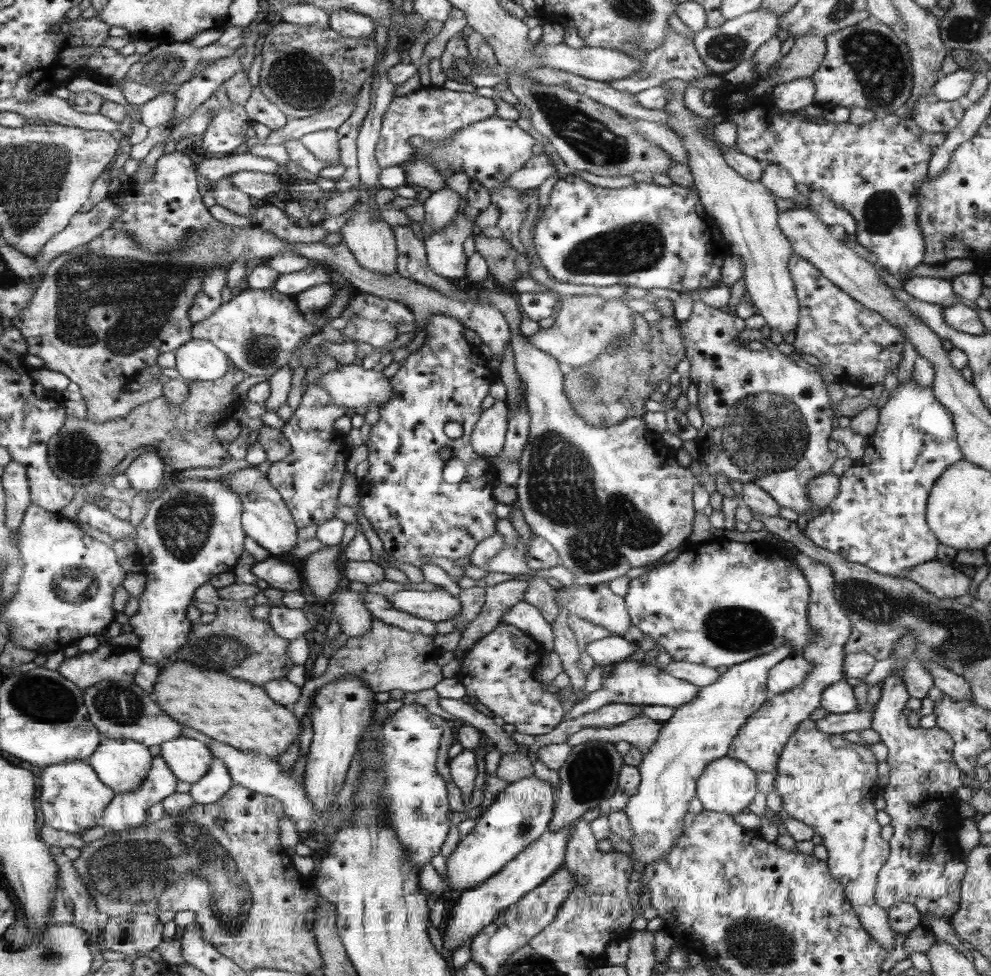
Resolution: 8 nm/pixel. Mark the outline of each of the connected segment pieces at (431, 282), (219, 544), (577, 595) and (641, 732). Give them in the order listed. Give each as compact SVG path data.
M396 226L395 238L398 240L399 251L398 273L420 284L428 285L444 296L461 301L474 301L468 297L466 291L454 285L452 279L444 278L431 269L427 262L426 243L414 235L409 226Z
M184 472L184 478L181 478L178 483L172 485L170 481L169 484L171 484L169 492L160 495L160 497L154 499L149 504L150 507L148 507L148 512L145 517L135 527L134 542L136 542L137 550L133 555L136 557L136 563L142 566L140 574L144 574L146 577L146 589L142 596L140 596L140 599L138 599L136 614L128 618L128 622L132 627L132 633L136 634L137 637L140 637L140 644L135 647L136 650L141 654L144 662L151 665L161 664L164 659L169 657L173 658L175 652L186 644L188 637L191 637L192 628L194 628L194 624L187 618L187 608L190 606L191 602L195 600L196 590L198 590L200 586L209 583L212 577L220 573L232 571L234 564L238 562L238 558L240 558L242 552L244 552L244 538L246 538L247 535L246 531L242 530L243 524L240 524L240 516L243 515L243 501L239 497L239 494L236 494L235 490L232 490L225 484L225 478L218 478L217 480L214 479L212 481L200 479L198 477L187 478L187 472Z
M606 584L568 586L554 596L558 606L566 606L570 615L607 629L612 635L624 637L630 628L631 616L622 596L616 596Z
M642 713L611 729L582 728L568 737L566 743L576 746L586 740L606 740L616 744L620 740L624 740L642 753L646 752L657 741L662 725L663 722L649 718Z

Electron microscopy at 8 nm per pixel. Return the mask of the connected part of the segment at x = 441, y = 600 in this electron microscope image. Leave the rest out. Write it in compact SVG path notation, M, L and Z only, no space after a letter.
M400 590L390 604L398 611L436 623L458 618L462 611L459 598L439 590Z

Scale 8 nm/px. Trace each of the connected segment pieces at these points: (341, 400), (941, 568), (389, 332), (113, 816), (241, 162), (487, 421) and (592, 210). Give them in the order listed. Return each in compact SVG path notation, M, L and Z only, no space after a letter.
M340 365L339 368L331 370L328 374L319 378L319 385L324 387L333 401L340 406L348 408L366 408L371 404L382 406L395 394L391 385L390 377L386 377L382 371L366 369L362 366Z
M938 558L934 561L912 567L910 573L906 575L906 578L912 580L915 584L918 584L921 588L924 588L924 590L934 594L934 596L942 599L956 599L957 597L968 594L972 582L972 579L968 578L966 574L963 574L954 568L951 562L942 563Z
M354 317L341 332L355 341L382 348L392 344L399 336L397 326L390 321L371 321L362 317Z
M157 755L154 760L151 761L151 770L149 770L143 784L132 792L115 795L111 804L105 809L104 820L100 821L100 824L104 827L106 834L108 834L108 832L132 830L132 828L136 828L136 826L142 824L142 822L146 820L146 816L148 816L148 808L150 808L150 806L164 801L176 792L176 782L178 782L178 780L176 780L174 771L160 755Z
M234 153L224 155L222 158L206 158L196 165L196 170L199 171L202 179L211 186L215 181L227 178L235 172L256 171L266 174L278 174L281 172L281 168L276 162L251 153Z
M495 400L488 410L484 410L471 434L472 446L478 454L484 454L490 459L503 452L508 417L508 405L505 401Z
M569 173L565 178L559 178L556 184L554 184L548 206L544 207L542 215L538 217L538 225L534 226L533 242L535 244L535 251L548 274L554 280L560 282L588 284L588 286L625 284L627 287L636 286L636 288L644 288L646 291L650 288L670 288L670 290L677 290L678 292L691 292L691 290L709 289L722 284L720 281L720 270L723 260L731 254L731 246L727 243L727 239L723 237L719 225L714 224L715 220L712 220L708 214L700 203L698 191L689 188L689 186L674 184L666 187L643 181L636 182L634 185L612 189L592 185L582 179L582 177Z

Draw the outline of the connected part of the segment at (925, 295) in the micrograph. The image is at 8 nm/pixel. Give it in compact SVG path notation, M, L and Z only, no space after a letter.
M915 276L903 284L904 290L924 302L935 303L943 307L952 306L957 302L951 281L934 276Z

